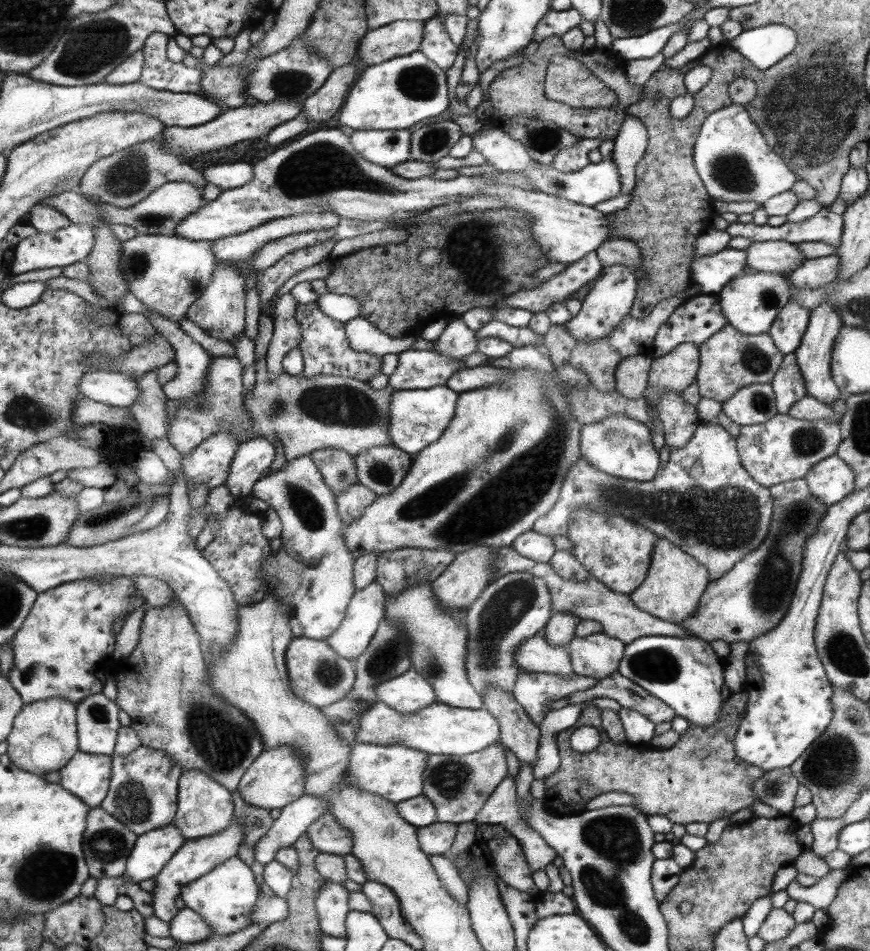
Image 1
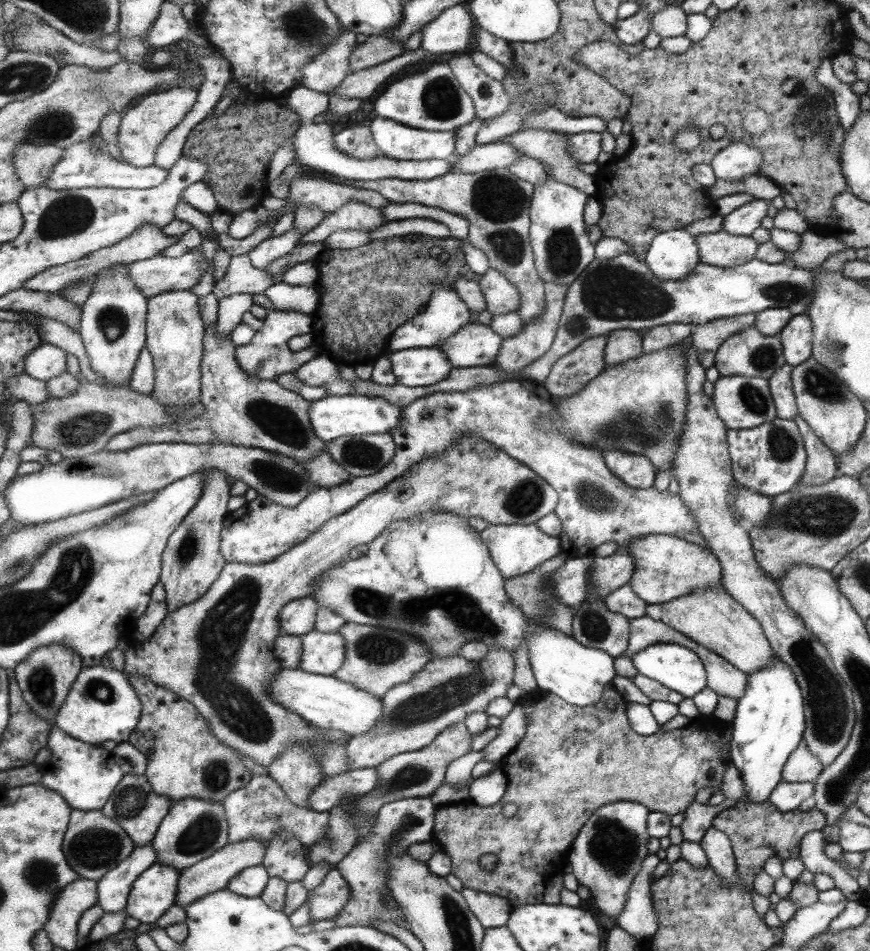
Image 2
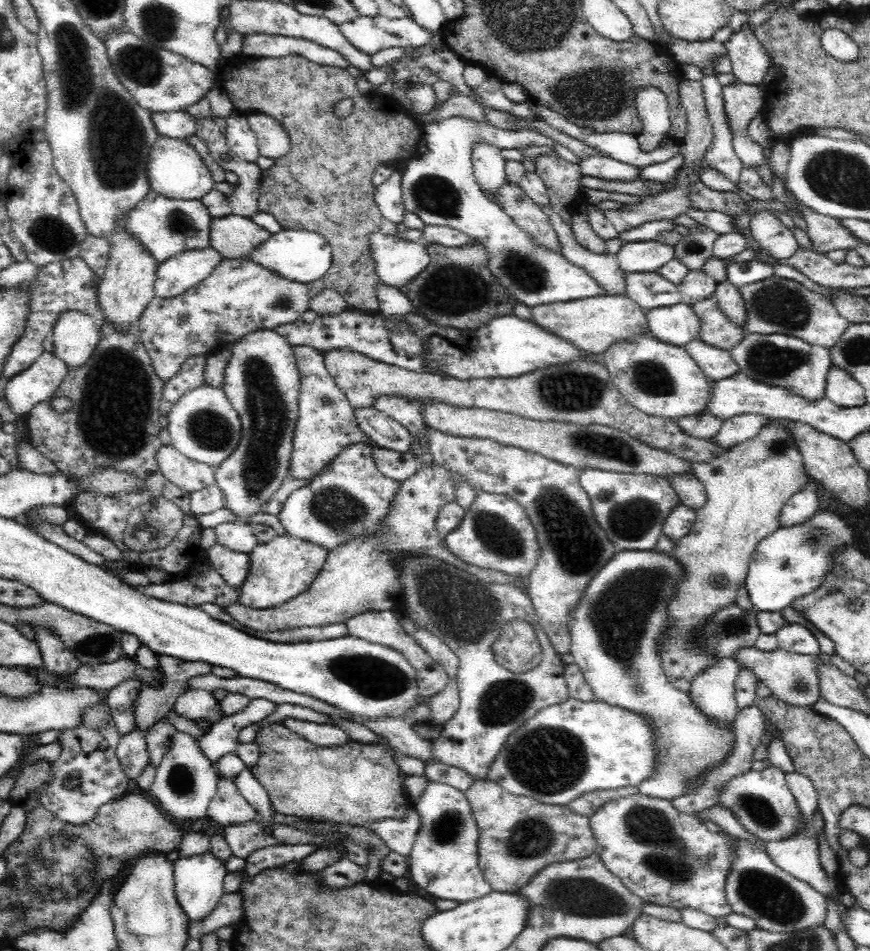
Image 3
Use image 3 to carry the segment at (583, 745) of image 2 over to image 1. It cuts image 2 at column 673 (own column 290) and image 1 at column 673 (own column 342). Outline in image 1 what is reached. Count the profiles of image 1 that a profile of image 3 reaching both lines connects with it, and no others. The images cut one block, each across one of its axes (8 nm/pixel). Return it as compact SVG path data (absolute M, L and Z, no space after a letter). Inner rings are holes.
M730 693L723 699L718 719L711 726L700 726L689 723L686 731L679 735L677 742L666 749L655 749L647 743L633 745L627 742L616 742L604 731L601 710L595 704L586 701L579 718L573 727L557 733L556 745L560 763L558 769L544 780L544 806L551 812L561 816L578 815L584 806L596 796L607 792L623 792L631 795L637 803L637 810L644 815L665 816L672 824L687 825L693 822L709 823L717 818L731 817L731 814L751 806L759 800L753 792L752 784L764 775L764 769L747 764L736 755L734 739L740 727L740 719L744 716L748 704L748 693ZM582 726L592 726L601 732L599 746L591 752L580 753L574 751L569 744L568 737L574 730Z

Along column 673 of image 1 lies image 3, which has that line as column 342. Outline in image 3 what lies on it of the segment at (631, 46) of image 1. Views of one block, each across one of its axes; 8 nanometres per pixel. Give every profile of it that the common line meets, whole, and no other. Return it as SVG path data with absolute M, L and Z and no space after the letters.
M380 14L358 15L340 25L340 31L354 47L372 54L388 47L417 47L429 40L429 31L406 16L392 19Z

